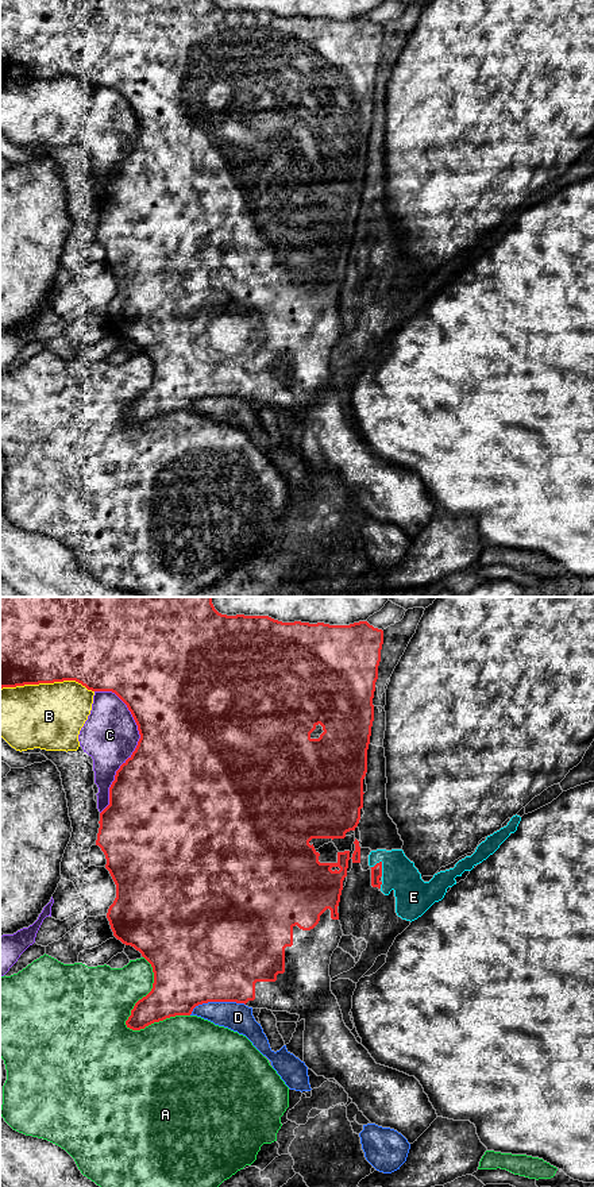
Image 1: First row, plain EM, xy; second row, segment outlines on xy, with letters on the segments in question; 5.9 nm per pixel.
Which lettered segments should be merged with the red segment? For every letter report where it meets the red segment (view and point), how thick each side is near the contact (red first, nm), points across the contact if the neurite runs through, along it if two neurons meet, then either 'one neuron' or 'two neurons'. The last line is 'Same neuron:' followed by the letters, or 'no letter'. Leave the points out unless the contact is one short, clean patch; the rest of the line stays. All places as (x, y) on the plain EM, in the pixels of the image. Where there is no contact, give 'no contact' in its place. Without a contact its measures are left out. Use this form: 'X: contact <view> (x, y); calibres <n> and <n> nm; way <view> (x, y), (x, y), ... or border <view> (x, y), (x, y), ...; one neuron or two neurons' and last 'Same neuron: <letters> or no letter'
A: contact xy (126, 416); calibres 200 and 500 nm; two neurons
B: contact xy (47, 77); calibres 480 and 400 nm; two neurons
C: contact xy (132, 147); calibres 500 and 340 nm; two neurons
D: contact xy (216, 396); calibres 500 and 170 nm; two neurons
E: contact xy (381, 264); calibres 60 and 220 nm; way xy (377, 265), (381, 264), (413, 291); one neuron
Same neuron: E

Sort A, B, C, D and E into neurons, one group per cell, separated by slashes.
A / B / C / D / E

